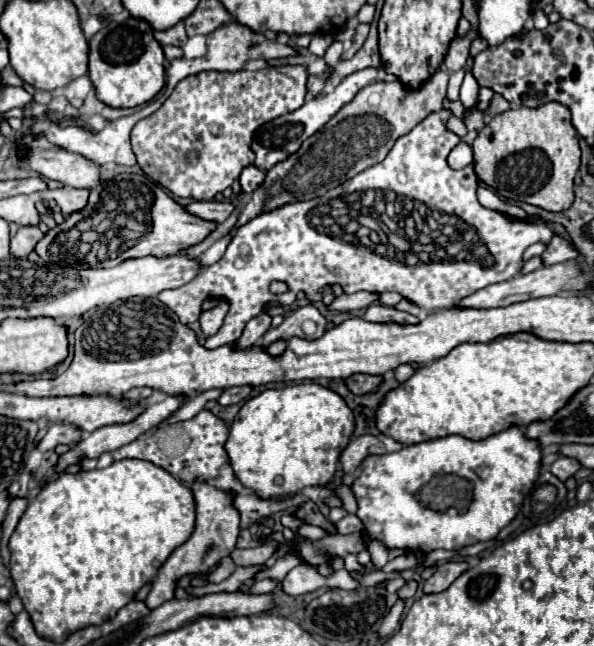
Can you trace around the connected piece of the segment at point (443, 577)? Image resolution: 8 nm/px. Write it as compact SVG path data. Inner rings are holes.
M447 561L443 565L439 565L439 569L433 573L433 577L429 577L423 583L423 593L441 593L445 589L449 589L449 585L469 569L467 561Z

